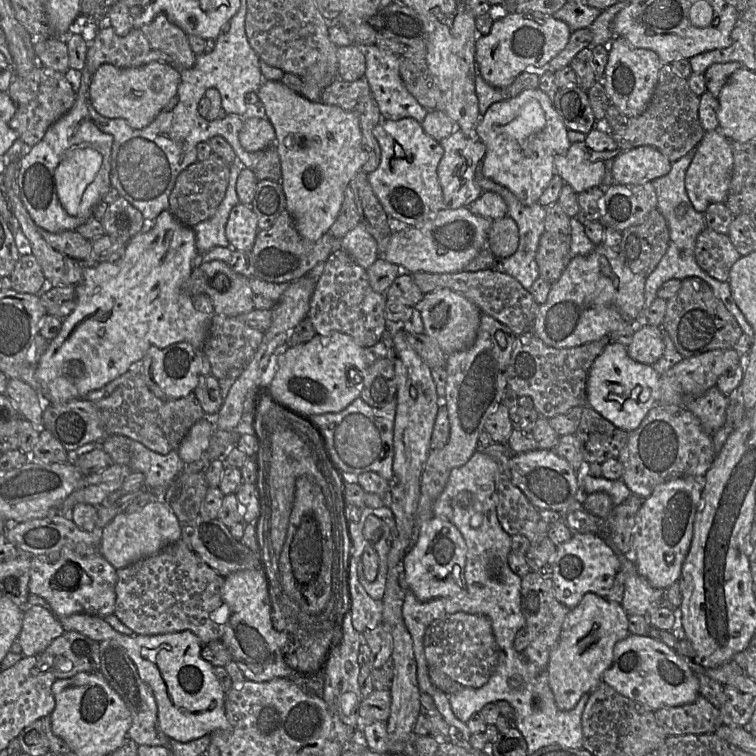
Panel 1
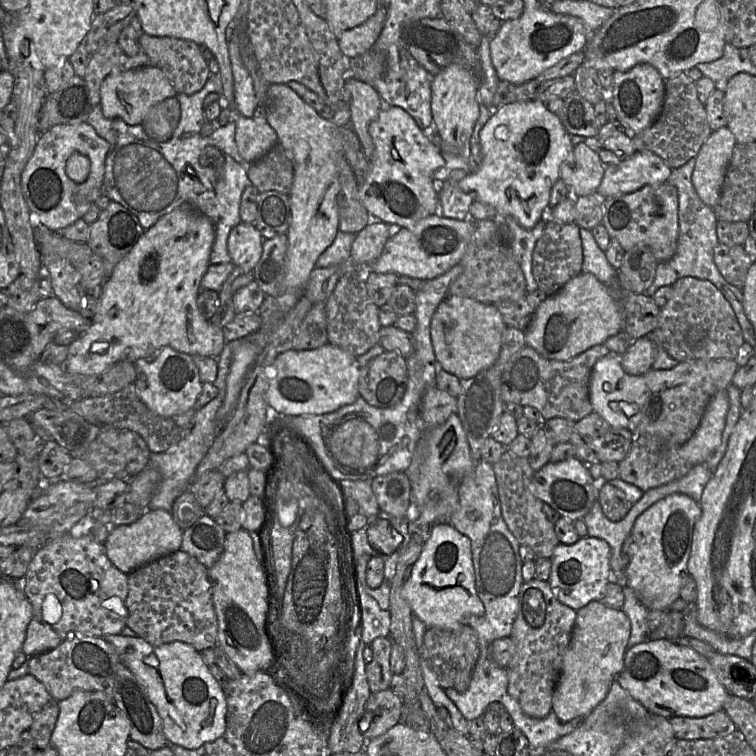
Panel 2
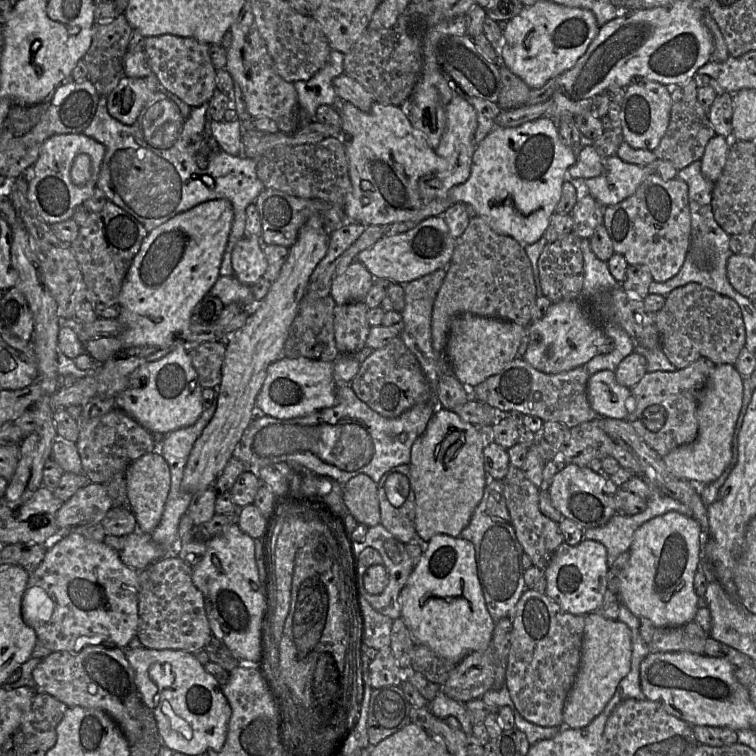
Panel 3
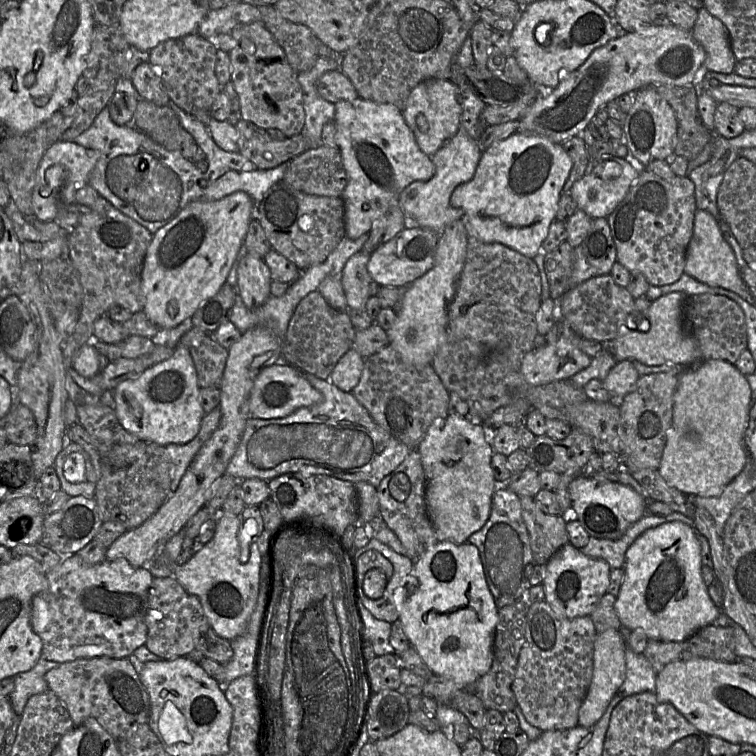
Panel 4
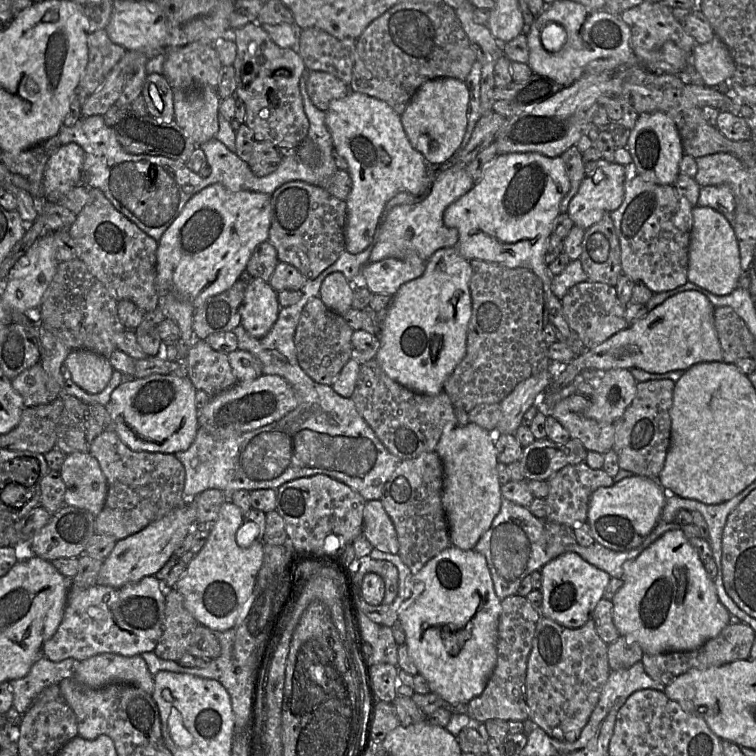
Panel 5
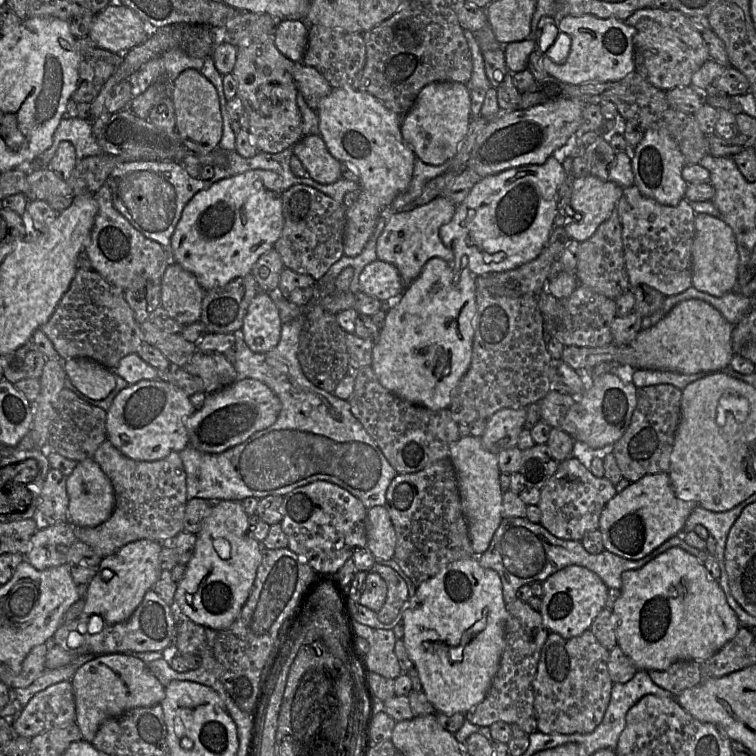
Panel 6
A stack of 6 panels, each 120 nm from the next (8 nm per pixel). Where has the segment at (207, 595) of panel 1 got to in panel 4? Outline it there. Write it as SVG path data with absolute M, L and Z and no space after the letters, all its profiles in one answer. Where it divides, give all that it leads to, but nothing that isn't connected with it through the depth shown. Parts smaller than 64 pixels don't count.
M173 576L154 577L148 590L146 647L161 659L186 656L196 648L199 638L210 628L199 599L187 593Z

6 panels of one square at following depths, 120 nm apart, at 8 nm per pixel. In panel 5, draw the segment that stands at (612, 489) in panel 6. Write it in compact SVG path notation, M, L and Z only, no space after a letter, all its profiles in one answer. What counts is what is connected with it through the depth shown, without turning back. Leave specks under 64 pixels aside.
M586 463L567 465L547 480L549 493L545 498L547 516L545 520L574 528L587 523L589 502L592 494L600 487L610 487L615 482L603 469L592 469Z

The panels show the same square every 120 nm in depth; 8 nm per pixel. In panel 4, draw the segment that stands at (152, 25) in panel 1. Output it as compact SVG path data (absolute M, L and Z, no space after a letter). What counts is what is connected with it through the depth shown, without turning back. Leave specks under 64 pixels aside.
M190 34L166 40L148 52L149 63L158 70L165 92L187 113L210 111L221 92L215 74L217 50L213 40L207 40L198 34Z

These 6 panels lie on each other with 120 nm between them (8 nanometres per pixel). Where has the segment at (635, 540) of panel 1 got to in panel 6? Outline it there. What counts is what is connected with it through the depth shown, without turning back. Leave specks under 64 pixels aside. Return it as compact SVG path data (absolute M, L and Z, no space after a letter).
M672 547L639 569L622 573L621 595L613 607L617 645L638 670L666 670L682 660L705 660L735 637L741 622L705 565L680 547Z

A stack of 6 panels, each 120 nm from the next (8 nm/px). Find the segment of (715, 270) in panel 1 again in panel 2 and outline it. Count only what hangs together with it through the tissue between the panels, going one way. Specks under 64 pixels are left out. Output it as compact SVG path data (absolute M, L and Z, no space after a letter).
M722 243L714 248L714 262L723 278L739 289L743 288L747 272L754 263L743 246Z

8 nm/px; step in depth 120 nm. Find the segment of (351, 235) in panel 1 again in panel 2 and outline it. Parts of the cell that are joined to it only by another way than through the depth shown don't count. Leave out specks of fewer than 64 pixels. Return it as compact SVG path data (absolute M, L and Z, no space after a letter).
M371 221L356 233L351 246L350 259L363 268L371 265L381 255L387 240L402 227L382 221Z

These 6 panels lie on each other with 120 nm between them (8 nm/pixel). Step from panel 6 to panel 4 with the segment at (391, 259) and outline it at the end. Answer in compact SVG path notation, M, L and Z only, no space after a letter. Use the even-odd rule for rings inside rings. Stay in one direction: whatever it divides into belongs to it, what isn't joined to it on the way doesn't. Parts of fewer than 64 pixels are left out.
M460 126L457 133L447 140L431 157L435 172L428 181L414 181L400 194L400 206L403 213L416 222L417 226L429 228L441 233L455 220L461 220L464 211L450 205L453 190L460 184L470 181L481 157L478 140L469 136ZM360 251L352 255L343 268L341 282L349 310L365 310L370 297L372 278L367 269L370 254Z

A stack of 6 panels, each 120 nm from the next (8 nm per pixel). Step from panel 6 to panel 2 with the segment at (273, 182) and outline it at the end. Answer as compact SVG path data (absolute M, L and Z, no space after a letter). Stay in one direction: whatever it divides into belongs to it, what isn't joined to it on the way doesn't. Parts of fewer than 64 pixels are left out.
M181 205L145 230L103 283L97 311L90 319L88 328L78 333L68 346L68 356L63 362L63 368L73 374L100 375L119 361L128 360L135 363L139 358L151 356L165 346L190 356L217 358L226 344L222 328L205 319L197 305L201 281L210 265L214 240L213 222L191 205Z

